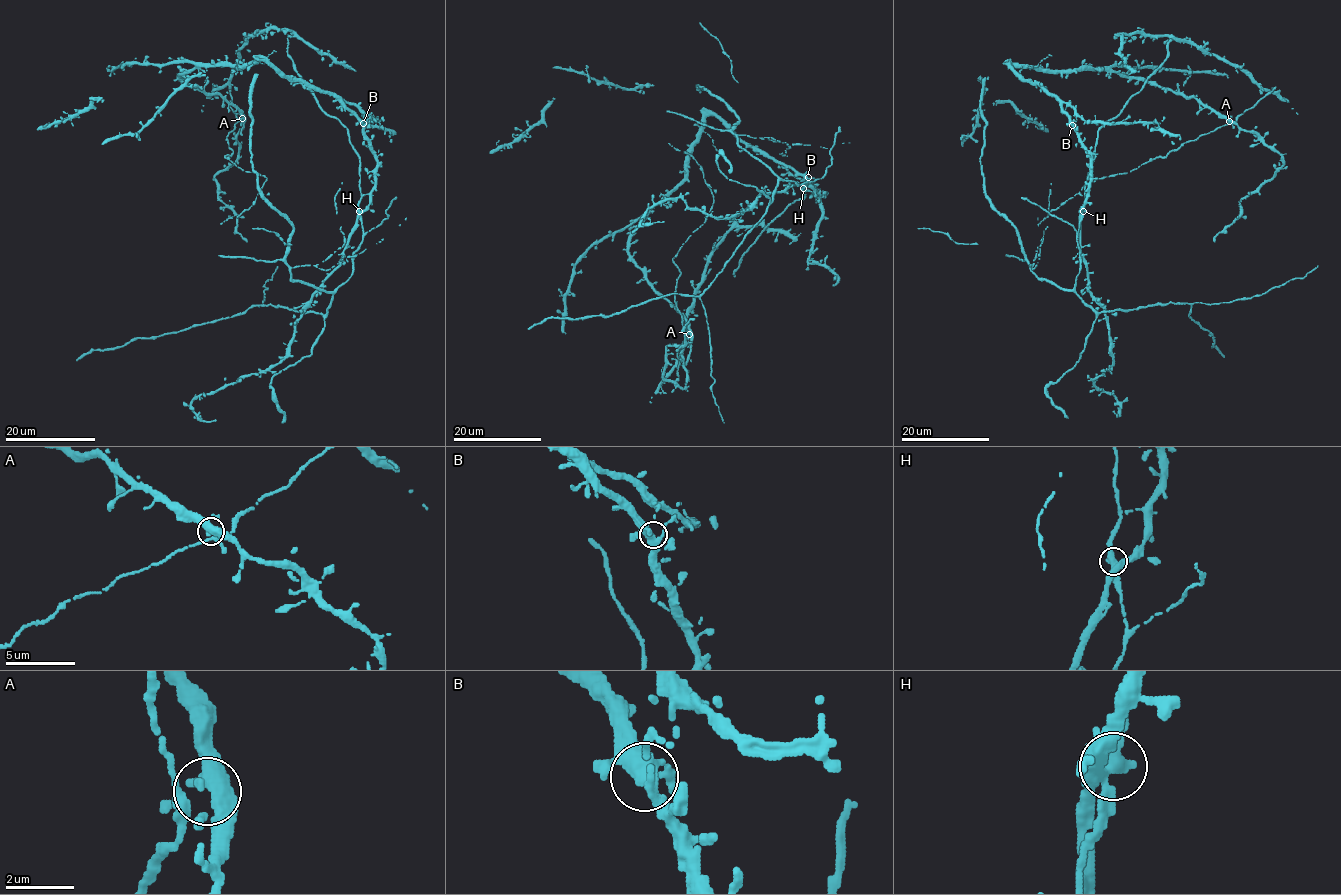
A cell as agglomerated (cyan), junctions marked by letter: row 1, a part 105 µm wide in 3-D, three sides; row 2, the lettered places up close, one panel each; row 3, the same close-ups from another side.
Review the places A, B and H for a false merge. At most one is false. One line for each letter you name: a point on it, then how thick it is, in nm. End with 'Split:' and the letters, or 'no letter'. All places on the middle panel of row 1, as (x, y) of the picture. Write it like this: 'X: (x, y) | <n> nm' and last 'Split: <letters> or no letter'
Split: no letter

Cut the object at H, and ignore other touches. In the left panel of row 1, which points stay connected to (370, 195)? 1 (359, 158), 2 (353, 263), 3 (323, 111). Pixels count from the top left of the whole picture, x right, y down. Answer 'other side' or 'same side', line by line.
1: other side
2: other side
3: other side

